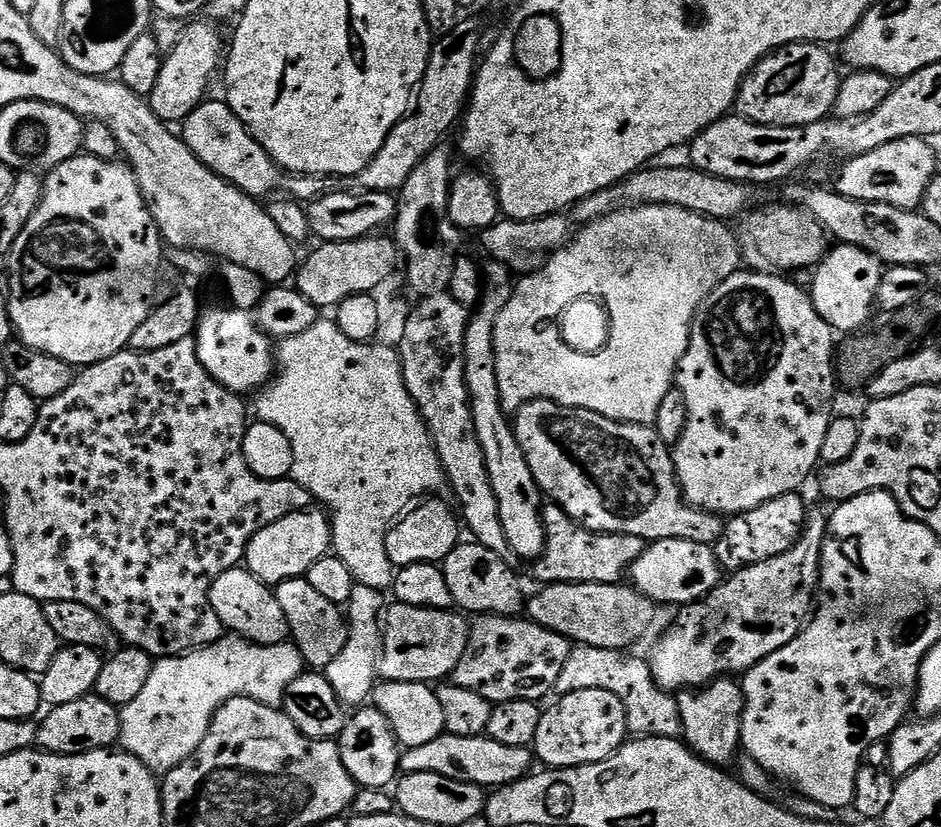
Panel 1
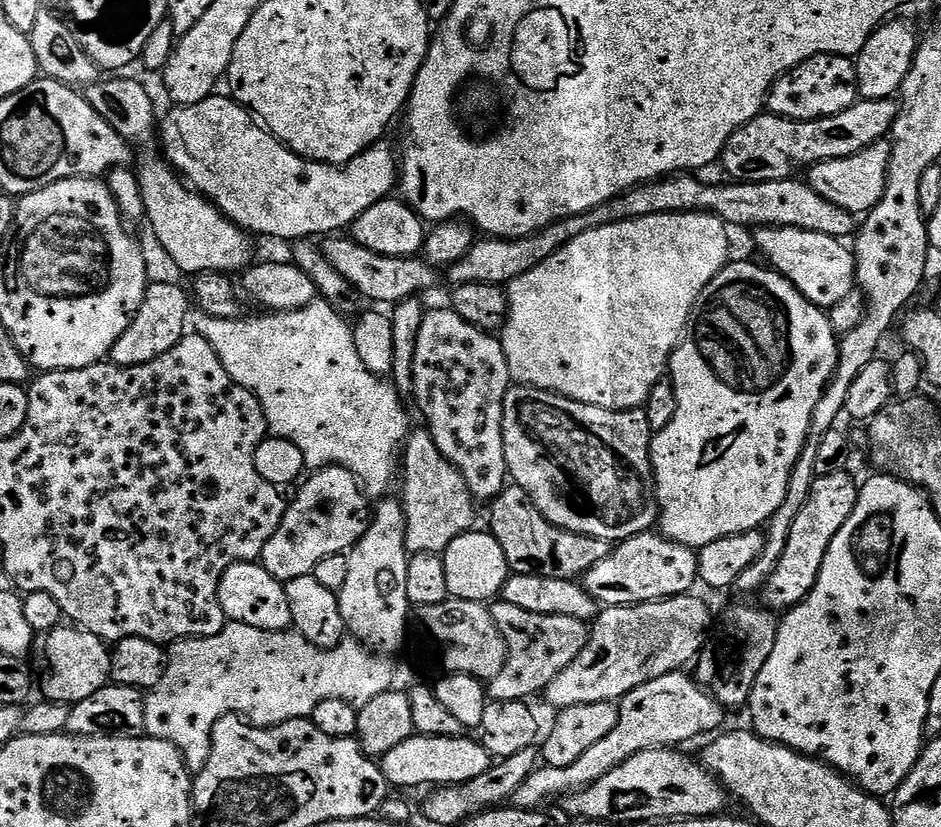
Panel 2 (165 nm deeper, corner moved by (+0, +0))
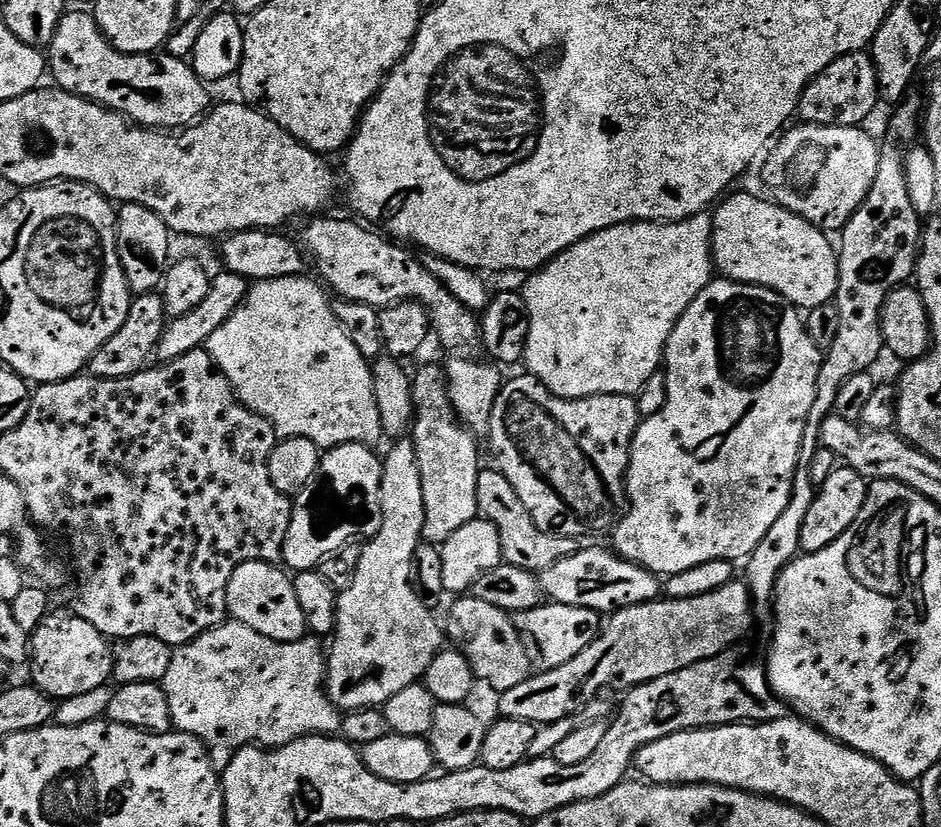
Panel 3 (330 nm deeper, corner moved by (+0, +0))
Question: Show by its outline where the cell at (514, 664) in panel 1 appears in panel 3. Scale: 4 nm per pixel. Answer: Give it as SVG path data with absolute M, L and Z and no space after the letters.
M541 603L538 608L525 612L517 612L514 616L516 631L520 633L520 641L532 659L536 672L549 672L582 654L602 627L601 613L582 606L566 606L565 604Z

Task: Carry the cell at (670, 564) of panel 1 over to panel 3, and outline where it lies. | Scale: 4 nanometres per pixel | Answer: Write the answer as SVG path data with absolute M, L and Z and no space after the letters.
M581 547L579 552L554 562L554 566L539 573L541 593L553 604L582 606L601 614L611 614L618 608L629 608L657 599L662 592L661 577L616 555L611 547Z

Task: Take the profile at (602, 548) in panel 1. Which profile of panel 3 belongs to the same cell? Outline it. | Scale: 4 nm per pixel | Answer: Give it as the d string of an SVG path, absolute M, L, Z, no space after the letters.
M481 471L478 478L478 506L479 515L498 530L498 538L502 538L503 563L510 566L539 574L554 566L554 562L562 562L562 558L579 552L582 547L581 541L575 536L559 536L538 530L538 526L530 518L530 510L522 506L518 490L514 490L514 486L510 486L507 478L498 471Z

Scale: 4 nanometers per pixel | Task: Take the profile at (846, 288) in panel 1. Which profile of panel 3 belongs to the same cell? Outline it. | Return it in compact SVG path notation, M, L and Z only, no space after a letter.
M740 192L737 196L731 196L719 201L712 216L712 262L715 271L726 280L774 290L801 310L833 303L838 290L840 258L837 245L833 241L831 244L828 241L831 239L810 222L763 195L751 196L748 192Z

